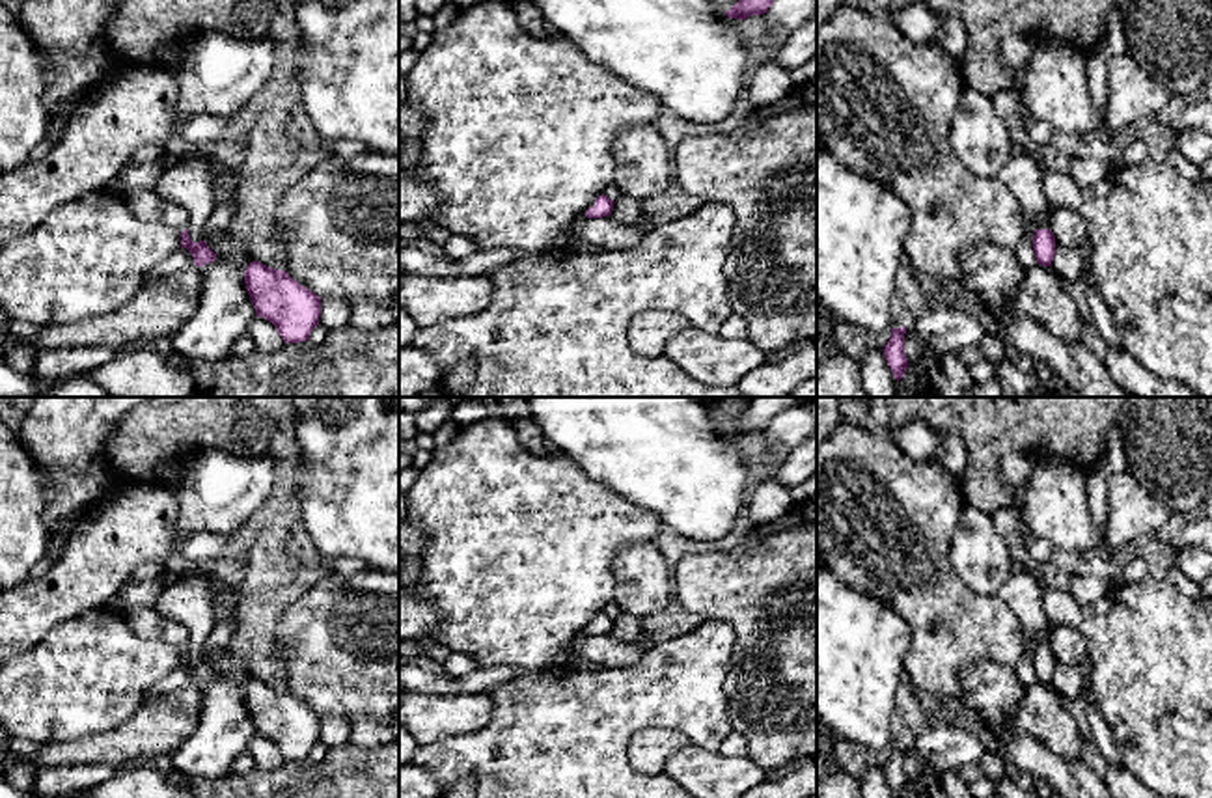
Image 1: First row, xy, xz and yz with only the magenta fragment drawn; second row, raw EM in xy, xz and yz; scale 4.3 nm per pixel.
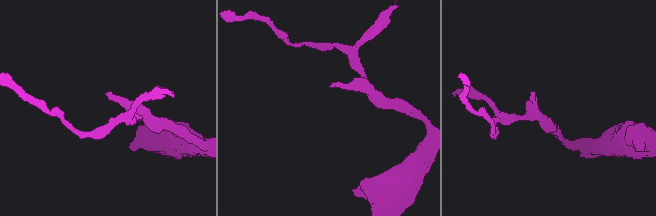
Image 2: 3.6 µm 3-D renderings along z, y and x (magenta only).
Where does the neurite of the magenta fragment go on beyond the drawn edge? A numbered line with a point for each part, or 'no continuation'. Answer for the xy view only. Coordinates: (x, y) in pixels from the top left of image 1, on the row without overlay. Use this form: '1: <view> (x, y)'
1: xy (150, 623)

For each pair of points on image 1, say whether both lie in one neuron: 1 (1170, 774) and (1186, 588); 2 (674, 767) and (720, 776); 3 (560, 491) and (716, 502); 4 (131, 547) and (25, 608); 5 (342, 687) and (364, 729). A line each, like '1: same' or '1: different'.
1: different
2: same
3: different
4: same
5: different

